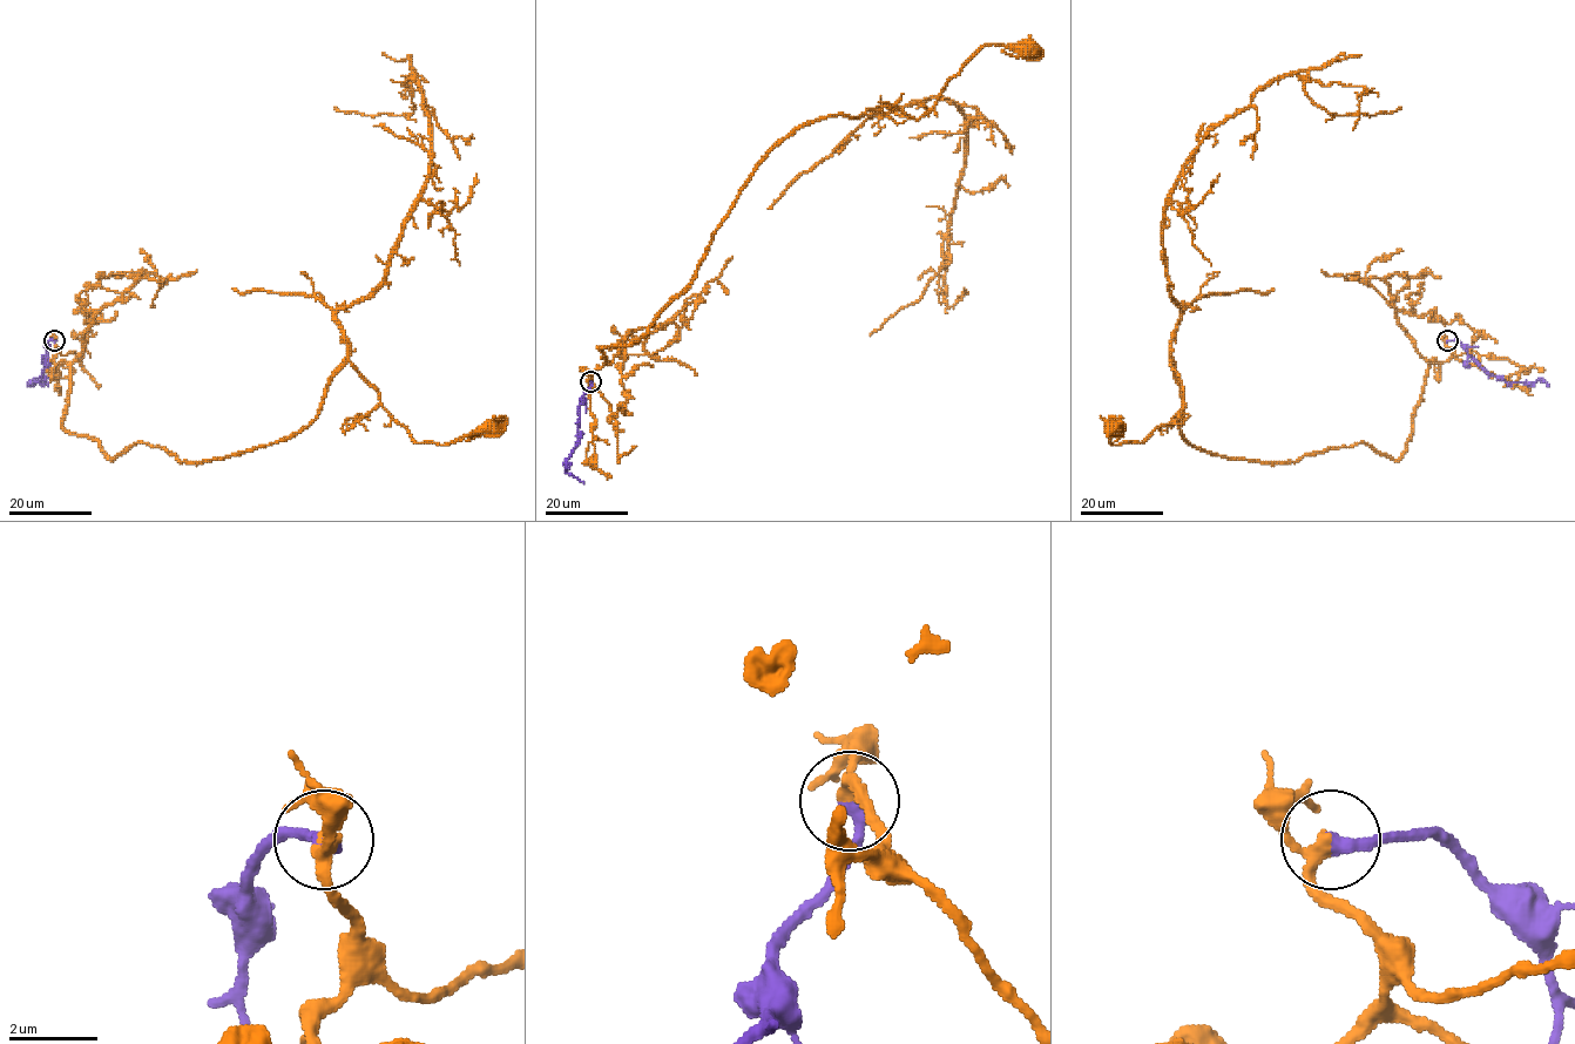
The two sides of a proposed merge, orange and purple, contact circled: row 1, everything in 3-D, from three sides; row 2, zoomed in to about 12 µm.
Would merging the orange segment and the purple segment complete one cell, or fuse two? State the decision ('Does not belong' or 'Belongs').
Belongs

